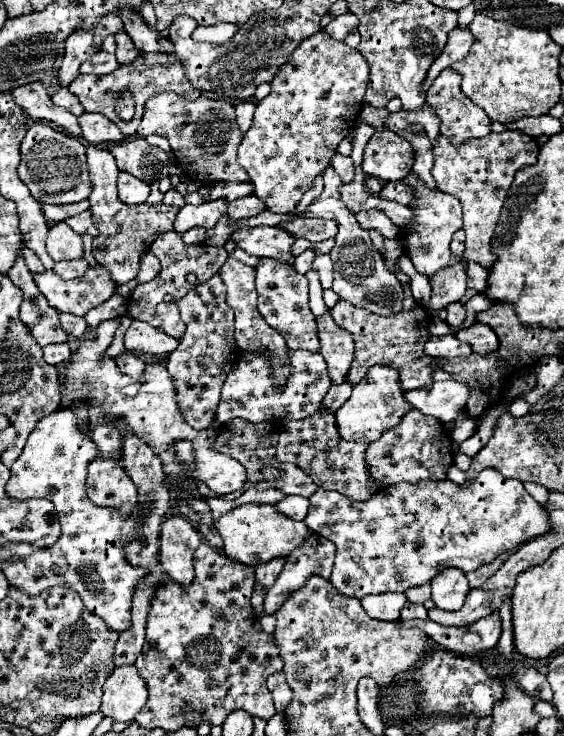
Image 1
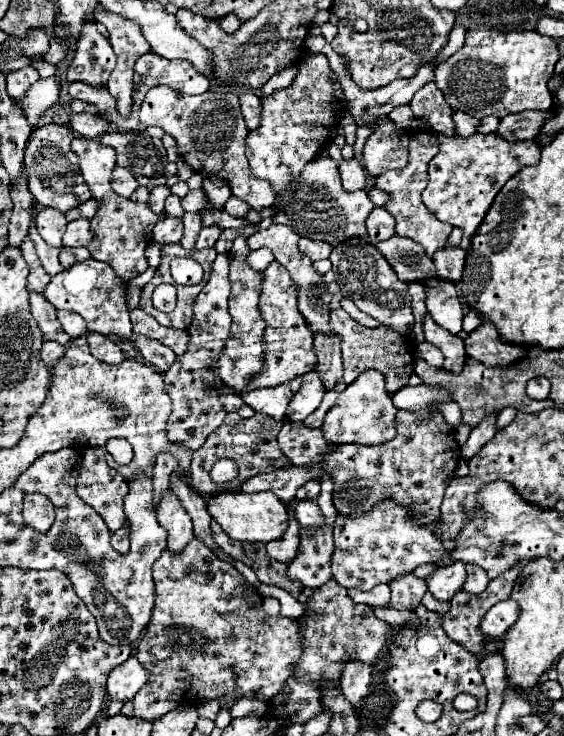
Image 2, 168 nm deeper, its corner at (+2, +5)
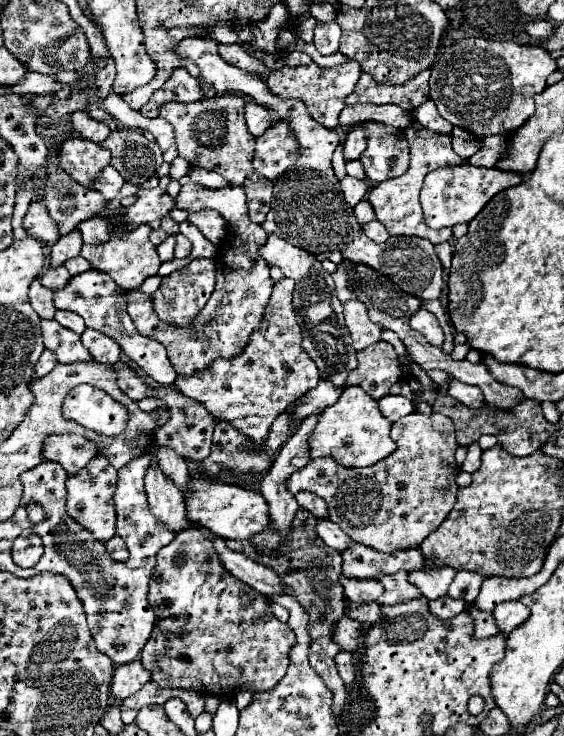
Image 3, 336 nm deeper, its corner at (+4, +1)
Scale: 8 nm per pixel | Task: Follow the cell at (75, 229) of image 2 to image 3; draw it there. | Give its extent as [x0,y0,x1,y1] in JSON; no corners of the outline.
[49,230,83,268]

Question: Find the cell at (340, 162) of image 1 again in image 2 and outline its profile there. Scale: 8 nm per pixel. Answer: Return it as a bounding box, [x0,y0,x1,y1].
[339,158,365,192]

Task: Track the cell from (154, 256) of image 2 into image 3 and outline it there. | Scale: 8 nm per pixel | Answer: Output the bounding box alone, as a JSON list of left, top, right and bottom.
[157,236,177,262]

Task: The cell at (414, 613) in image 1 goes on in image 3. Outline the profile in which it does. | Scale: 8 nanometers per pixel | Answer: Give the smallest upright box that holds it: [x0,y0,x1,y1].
[377,570,421,606]

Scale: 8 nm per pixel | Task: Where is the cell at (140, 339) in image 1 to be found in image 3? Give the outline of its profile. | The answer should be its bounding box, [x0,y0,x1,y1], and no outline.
[127,182,273,376]

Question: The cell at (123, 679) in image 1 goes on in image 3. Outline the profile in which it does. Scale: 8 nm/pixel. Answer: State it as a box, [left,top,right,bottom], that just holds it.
[111,660,151,700]

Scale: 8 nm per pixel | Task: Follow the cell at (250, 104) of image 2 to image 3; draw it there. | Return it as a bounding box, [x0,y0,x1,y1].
[245,102,273,136]

